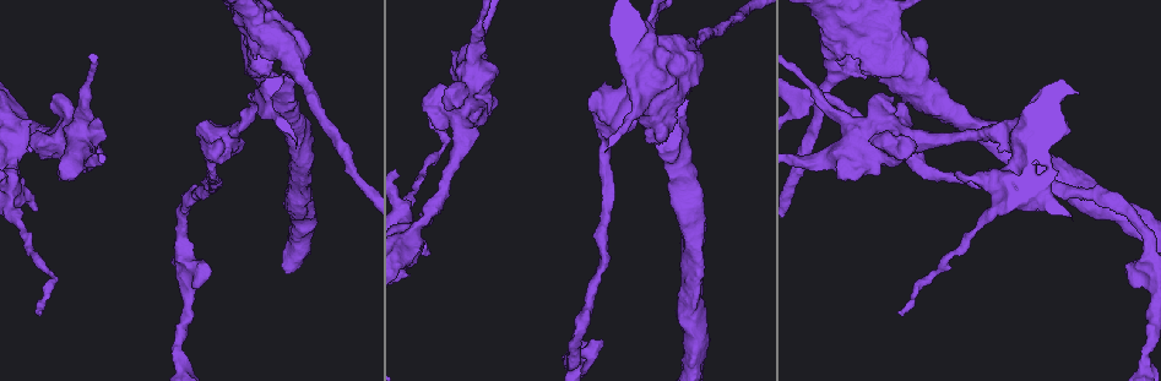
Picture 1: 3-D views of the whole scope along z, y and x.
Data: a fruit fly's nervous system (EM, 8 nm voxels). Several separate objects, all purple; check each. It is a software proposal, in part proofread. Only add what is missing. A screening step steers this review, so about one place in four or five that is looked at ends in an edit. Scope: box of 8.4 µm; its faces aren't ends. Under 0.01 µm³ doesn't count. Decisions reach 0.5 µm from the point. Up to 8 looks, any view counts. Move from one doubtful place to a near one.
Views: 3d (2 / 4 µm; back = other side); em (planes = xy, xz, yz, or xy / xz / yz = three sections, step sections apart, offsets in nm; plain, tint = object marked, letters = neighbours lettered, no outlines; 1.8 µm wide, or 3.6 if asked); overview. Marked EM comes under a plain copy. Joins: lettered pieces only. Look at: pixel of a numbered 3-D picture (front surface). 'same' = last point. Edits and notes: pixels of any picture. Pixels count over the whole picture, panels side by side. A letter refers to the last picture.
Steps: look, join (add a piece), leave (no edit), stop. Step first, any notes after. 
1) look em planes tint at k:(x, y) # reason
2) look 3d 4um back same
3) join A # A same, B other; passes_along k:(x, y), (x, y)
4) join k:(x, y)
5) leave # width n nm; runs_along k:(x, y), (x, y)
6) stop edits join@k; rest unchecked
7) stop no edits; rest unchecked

look 3d 2um at 1:(42, 312) # branch stops here

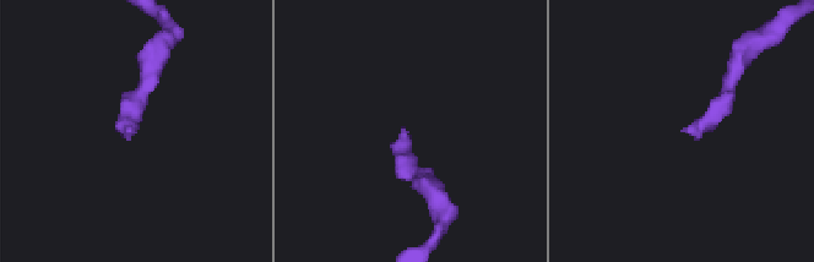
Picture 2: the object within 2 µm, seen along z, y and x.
look em planes letters at 2:(406, 136)

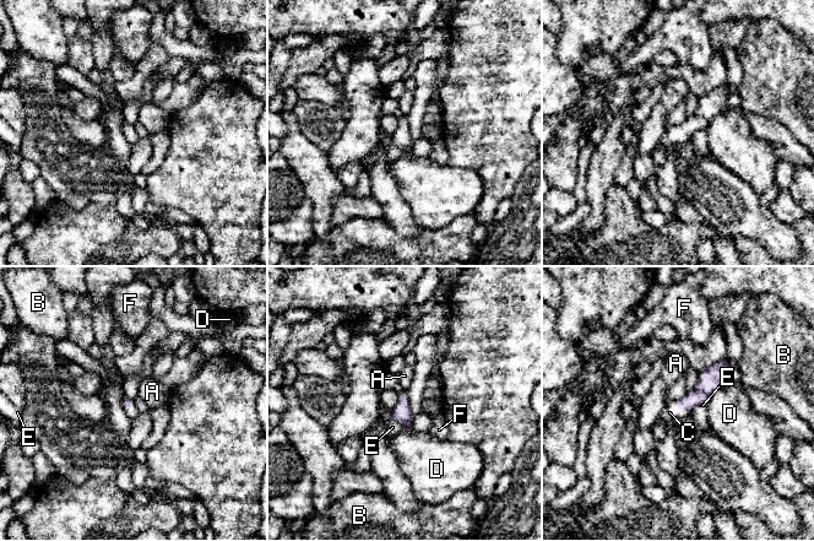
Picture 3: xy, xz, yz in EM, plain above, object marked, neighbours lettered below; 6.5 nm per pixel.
join C # A other, B other, C same, D other, E other, F other; passes_along 3:(707, 383), (679, 407), (669, 412); it goes on there

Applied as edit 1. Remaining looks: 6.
look em planes tint at 1:(426, 255) # thick end

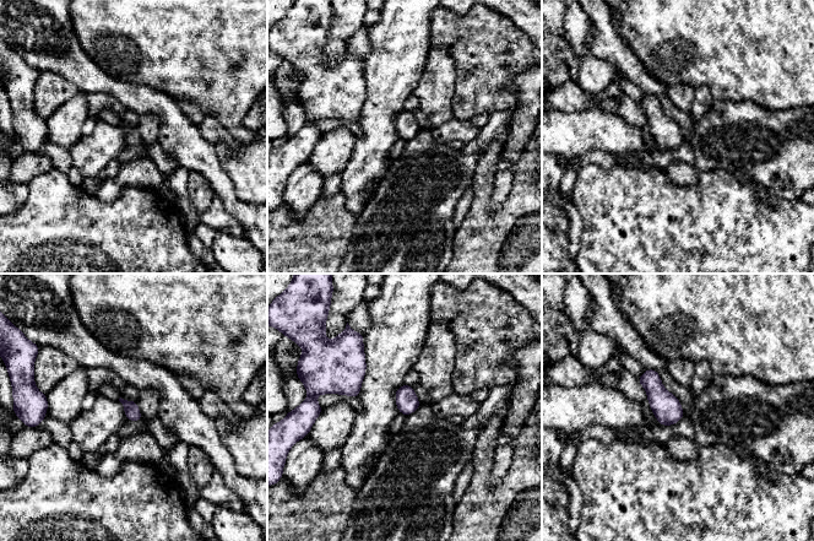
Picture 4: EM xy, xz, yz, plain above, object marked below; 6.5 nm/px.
look em planes letters same

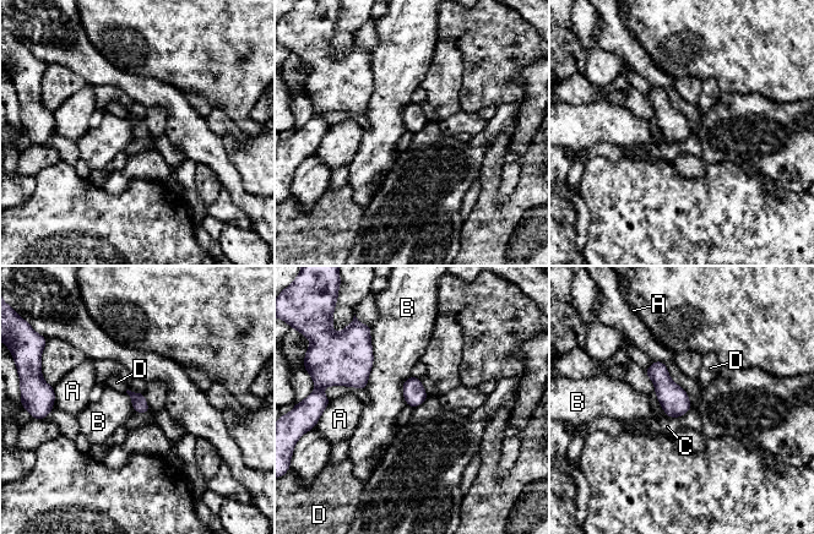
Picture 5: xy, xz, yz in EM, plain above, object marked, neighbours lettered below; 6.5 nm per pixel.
leave # A other, B other, C other, D other; border 5:(370, 330), (373, 366), (364, 388); no lettered piece goes on from it

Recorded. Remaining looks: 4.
look em 3.6um planes letters at 1:(456, 80) # thick end

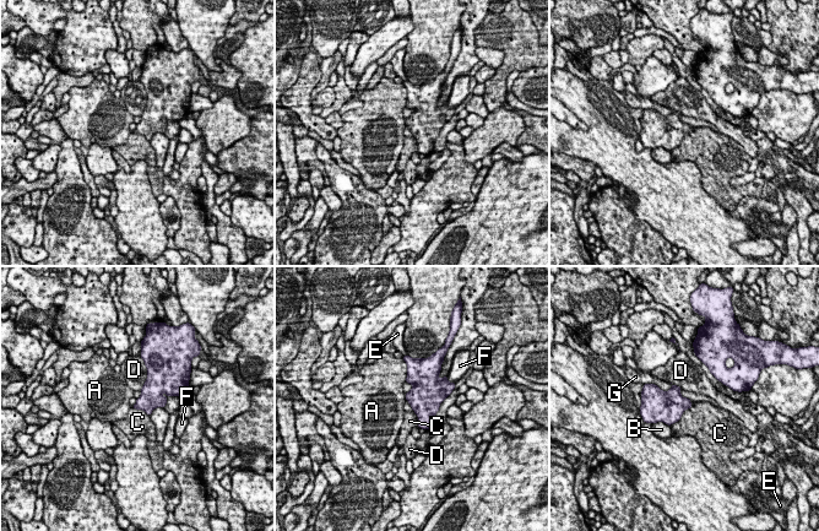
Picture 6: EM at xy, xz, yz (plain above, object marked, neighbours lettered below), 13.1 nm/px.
leave # A other, B other, C other, D other, E other, F other, G other; border 6:(693, 405), (671, 426); none of them fits

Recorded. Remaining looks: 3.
stop edits join@3; rest unchecked

